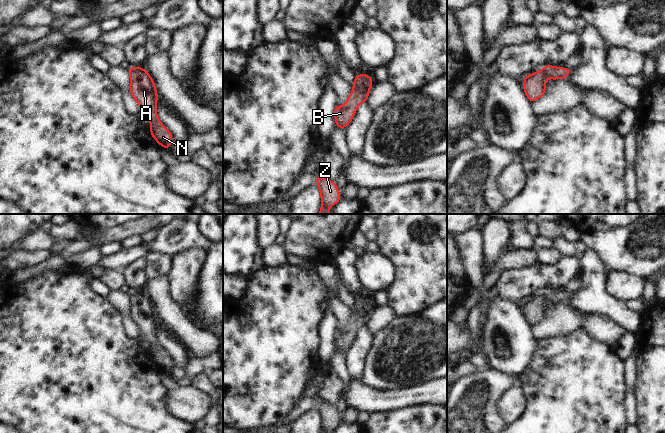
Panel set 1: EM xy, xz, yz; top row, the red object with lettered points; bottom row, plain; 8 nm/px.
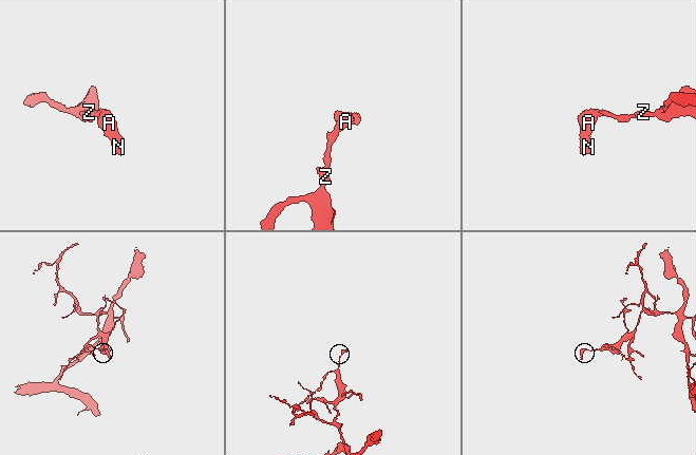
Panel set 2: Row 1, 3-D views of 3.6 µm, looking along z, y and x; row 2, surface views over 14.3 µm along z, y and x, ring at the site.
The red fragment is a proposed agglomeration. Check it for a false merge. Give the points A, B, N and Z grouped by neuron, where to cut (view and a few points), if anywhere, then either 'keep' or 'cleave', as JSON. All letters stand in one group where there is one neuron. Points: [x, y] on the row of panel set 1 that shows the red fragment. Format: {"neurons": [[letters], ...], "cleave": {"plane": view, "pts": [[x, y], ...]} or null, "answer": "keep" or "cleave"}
{"neurons": [["A", "B", "N", "Z"]], "cleave": null, "answer": "keep"}

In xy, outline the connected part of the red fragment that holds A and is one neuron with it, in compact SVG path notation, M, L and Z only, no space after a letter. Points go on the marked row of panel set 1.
M129 66L127 70L130 74L130 94L139 104L140 116L150 120L150 134L159 145L169 150L173 136L158 119L156 112L158 94L152 77L143 67Z

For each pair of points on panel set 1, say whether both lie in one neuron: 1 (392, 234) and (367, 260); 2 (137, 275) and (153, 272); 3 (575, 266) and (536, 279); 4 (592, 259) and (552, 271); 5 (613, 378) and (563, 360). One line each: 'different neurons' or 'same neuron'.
1: different neurons
2: different neurons
3: same neuron
4: different neurons
5: same neuron

